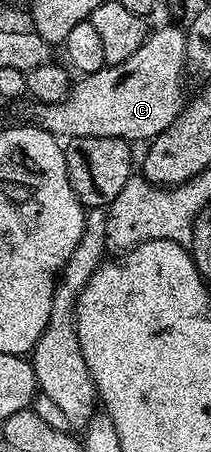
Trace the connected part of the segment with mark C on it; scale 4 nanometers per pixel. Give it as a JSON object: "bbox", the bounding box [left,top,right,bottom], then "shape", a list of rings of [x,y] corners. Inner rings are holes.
{"bbox":[32,25,187,143],"shape":[[[165,25],[146,36],[145,42],[123,63],[106,65],[105,68],[94,73],[84,74],[81,82],[70,88],[69,95],[62,101],[50,105],[34,104],[32,120],[42,129],[53,134],[58,139],[72,139],[75,137],[118,137],[130,143],[142,141],[148,143],[158,137],[175,119],[187,104],[185,97],[185,73],[187,62],[185,60],[185,35],[184,28],[176,29],[173,25]]]}

